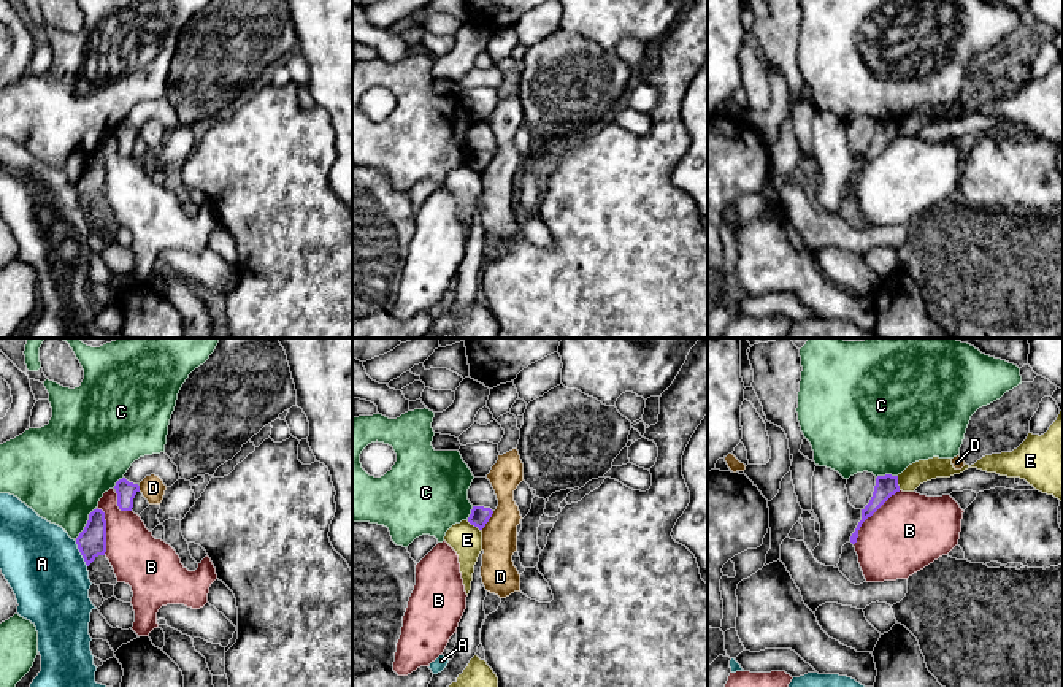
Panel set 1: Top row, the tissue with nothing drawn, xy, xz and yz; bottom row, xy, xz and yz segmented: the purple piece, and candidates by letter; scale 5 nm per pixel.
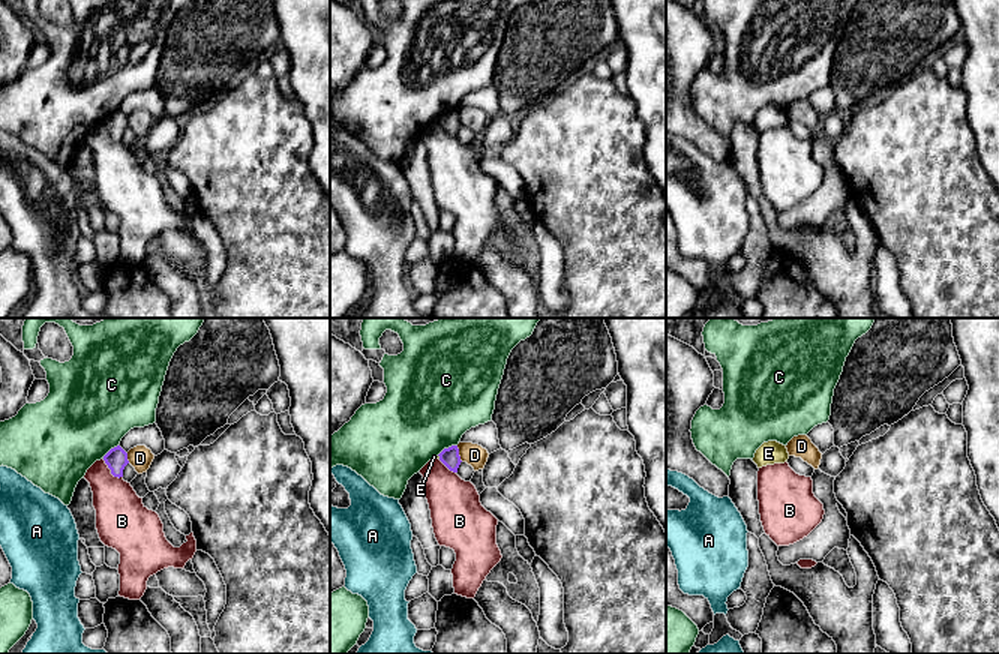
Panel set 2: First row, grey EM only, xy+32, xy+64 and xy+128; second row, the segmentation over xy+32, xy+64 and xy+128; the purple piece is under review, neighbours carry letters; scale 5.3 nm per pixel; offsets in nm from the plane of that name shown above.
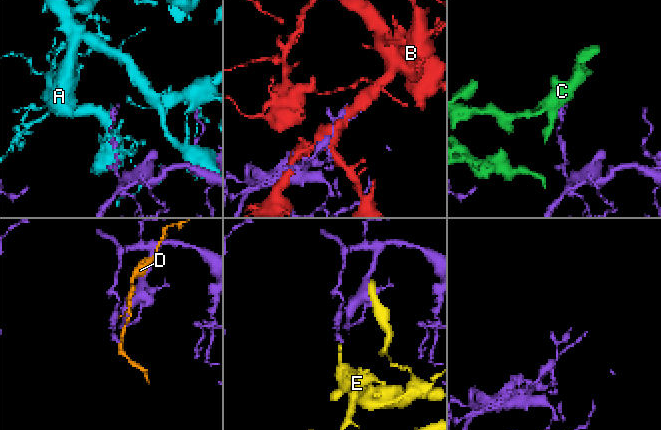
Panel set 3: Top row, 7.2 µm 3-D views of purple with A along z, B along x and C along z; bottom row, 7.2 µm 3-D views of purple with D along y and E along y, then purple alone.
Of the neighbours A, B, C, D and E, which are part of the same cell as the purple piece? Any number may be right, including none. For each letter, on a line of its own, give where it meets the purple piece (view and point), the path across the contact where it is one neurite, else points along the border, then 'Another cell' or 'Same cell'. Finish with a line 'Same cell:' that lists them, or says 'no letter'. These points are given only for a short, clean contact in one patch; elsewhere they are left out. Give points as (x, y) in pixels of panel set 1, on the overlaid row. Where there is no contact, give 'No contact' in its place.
A: Touches purple at xy (81, 554). Another cell
B: Touches purple at yz (870, 516). Another cell
C: Touches purple at xy (86, 524). Another cell
D: Touches purple at xz (487, 521). Boundary: xz (494, 511), (481, 530). Another cell
E: Touches purple at yz (897, 483). Boundary: yz (897, 476), (900, 489). Another cell
Same cell: no letter

